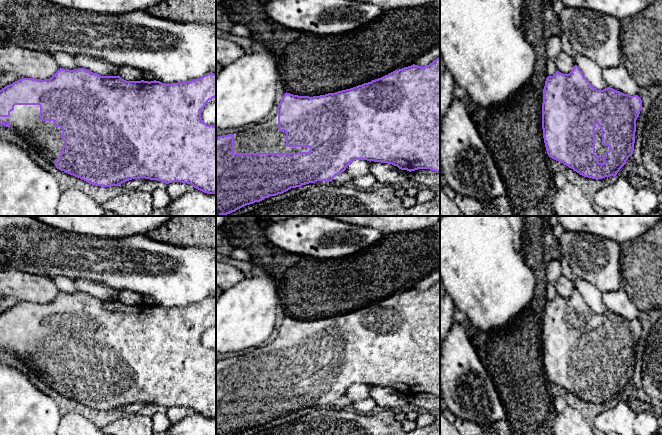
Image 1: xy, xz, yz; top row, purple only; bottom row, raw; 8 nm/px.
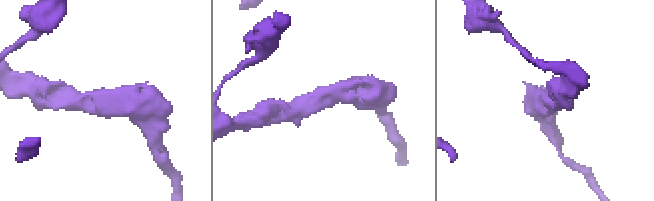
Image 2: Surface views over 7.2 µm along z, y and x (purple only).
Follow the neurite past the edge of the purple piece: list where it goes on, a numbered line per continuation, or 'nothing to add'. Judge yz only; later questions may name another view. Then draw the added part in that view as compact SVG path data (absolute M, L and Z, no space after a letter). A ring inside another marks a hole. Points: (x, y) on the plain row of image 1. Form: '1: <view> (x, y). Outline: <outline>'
1: yz (599, 371). Outline: M596 348L595 352L595 378L599 380L599 387L604 387L604 383L602 382L602 379L606 376L609 375L608 370L604 370L602 368L602 358L601 358L601 353Z

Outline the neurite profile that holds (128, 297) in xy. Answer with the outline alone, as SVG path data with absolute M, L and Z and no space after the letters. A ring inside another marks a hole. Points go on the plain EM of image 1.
M130 290L119 291L119 300L126 305L143 304L143 296Z

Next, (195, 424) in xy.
M196 412L179 421L171 421L168 435L216 435L216 418L207 418Z

